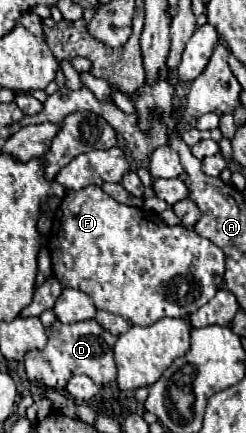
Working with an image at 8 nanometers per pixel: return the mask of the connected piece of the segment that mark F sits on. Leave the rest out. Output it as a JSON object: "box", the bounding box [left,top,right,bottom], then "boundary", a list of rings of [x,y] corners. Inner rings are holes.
{"box":[49,185,225,325],"boundary":[[[89,185],[81,191],[67,191],[63,201],[59,233],[53,235],[49,253],[53,273],[63,287],[87,293],[97,309],[121,315],[131,325],[151,325],[163,317],[187,319],[205,305],[221,287],[225,273],[225,255],[209,239],[199,237],[183,225],[167,225],[155,211],[127,207],[103,193],[101,187]]]}

